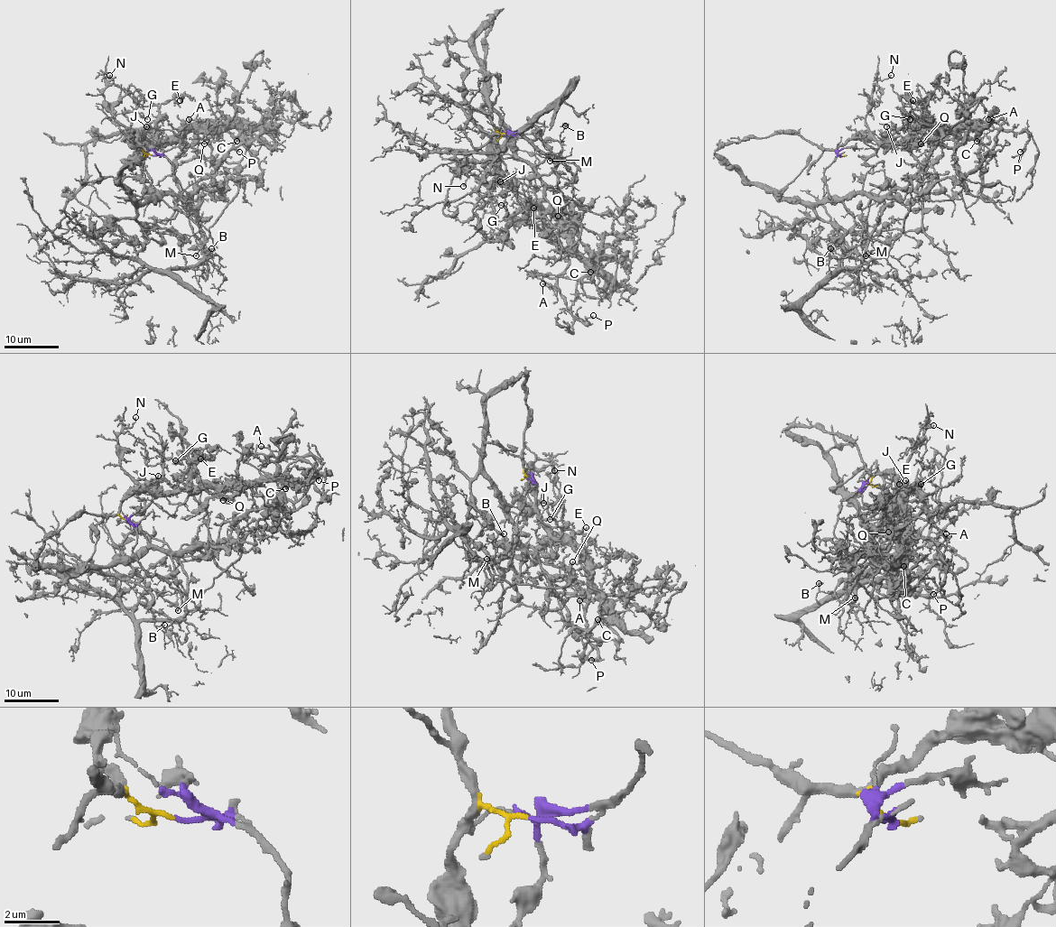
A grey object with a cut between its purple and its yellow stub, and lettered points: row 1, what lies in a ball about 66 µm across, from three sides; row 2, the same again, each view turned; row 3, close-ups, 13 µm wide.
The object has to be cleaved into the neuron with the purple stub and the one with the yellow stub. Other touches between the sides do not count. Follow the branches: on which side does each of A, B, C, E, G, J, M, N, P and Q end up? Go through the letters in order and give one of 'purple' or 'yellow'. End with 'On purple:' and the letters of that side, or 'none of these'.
A: yellow
B: purple
C: yellow
E: yellow
G: yellow
J: yellow
M: purple
N: yellow
P: yellow
Q: yellow
On purple: B, M

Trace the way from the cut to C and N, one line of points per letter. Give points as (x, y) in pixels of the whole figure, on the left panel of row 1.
C: (152, 154), (136, 143), (139, 138), (176, 141), (208, 129), (239, 129), (236, 141)
N: (152, 154), (139, 146), (138, 134), (130, 132), (115, 117), (105, 100), (104, 89), (113, 79), (109, 75)

